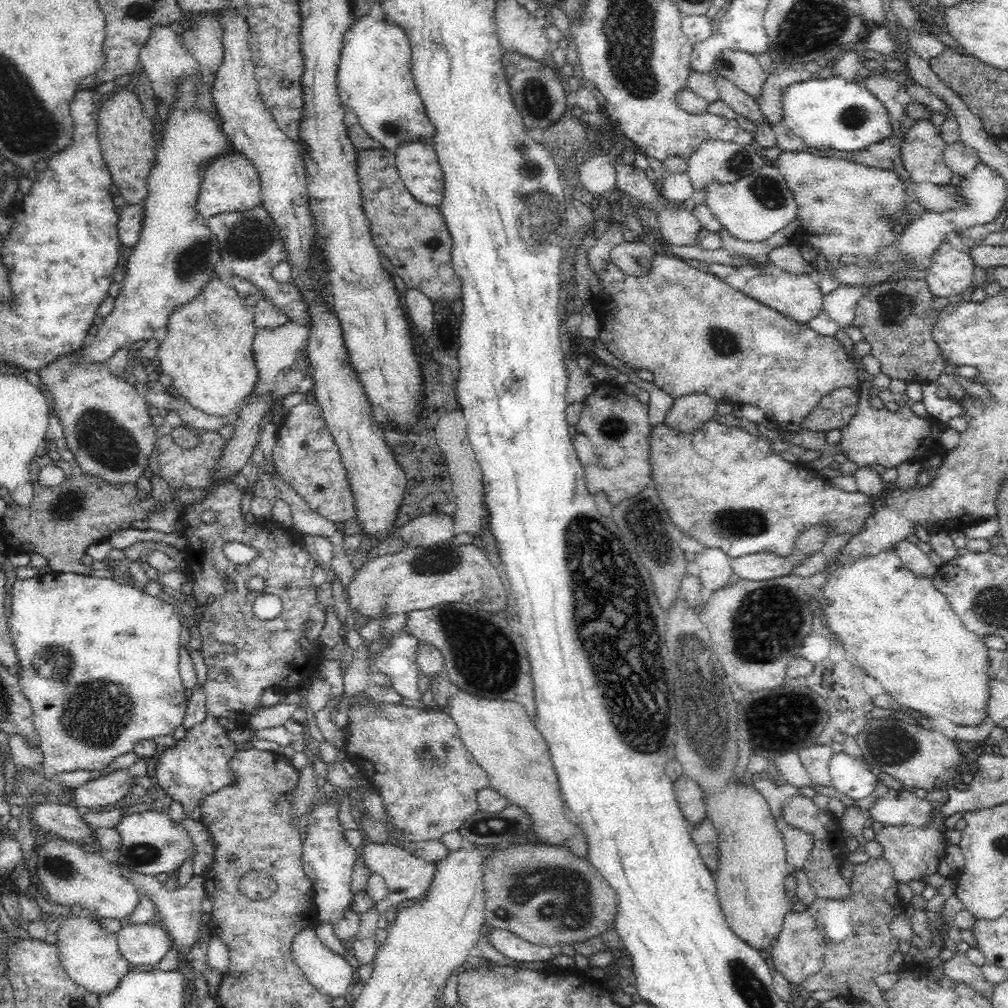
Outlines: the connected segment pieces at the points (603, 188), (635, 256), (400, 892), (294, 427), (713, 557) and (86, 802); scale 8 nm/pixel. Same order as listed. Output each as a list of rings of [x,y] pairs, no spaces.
[[[598,154],[579,166],[579,179],[581,184],[597,199],[612,196],[616,182],[616,171],[611,164],[612,154]]]
[[[635,240],[632,243],[626,243],[616,246],[611,252],[611,262],[617,265],[625,274],[632,277],[642,277],[651,268],[652,248]]]
[[[365,837],[361,851],[371,872],[382,876],[388,886],[388,894],[383,900],[375,904],[378,918],[384,916],[384,912],[389,906],[398,905],[399,902],[404,900],[418,901],[426,894],[426,890],[428,890],[428,886],[432,882],[432,874],[434,874],[434,865],[432,863],[414,856],[410,851],[397,847],[394,842],[380,844]]]
[[[307,400],[288,410],[289,416],[279,427],[272,451],[275,469],[282,478],[319,515],[341,527],[355,518],[355,502],[339,448],[323,419],[321,408]]]
[[[705,547],[702,552],[692,556],[691,559],[698,564],[700,569],[698,578],[701,583],[701,596],[703,601],[706,602],[714,591],[727,586],[728,579],[732,574],[732,560],[719,548]]]
[[[143,759],[127,769],[119,769],[108,775],[83,783],[75,788],[72,805],[81,811],[114,804],[129,792],[134,776],[146,776],[146,763]]]

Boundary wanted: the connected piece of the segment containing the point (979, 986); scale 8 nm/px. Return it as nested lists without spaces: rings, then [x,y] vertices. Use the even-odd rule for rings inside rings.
[[[964,954],[943,961],[943,974],[954,982],[964,982],[980,993],[986,1000],[991,1000],[994,994],[992,983],[988,982],[983,975],[981,967],[974,965]]]

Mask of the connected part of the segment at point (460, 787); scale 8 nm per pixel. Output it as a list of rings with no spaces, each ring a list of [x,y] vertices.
[[[363,700],[360,704],[346,706],[345,716],[346,750],[343,757],[354,763],[368,784],[381,795],[387,813],[402,832],[405,842],[439,840],[446,832],[461,827],[462,820],[479,809],[477,792],[489,788],[488,775],[465,747],[455,720],[445,709],[420,709],[402,703]]]

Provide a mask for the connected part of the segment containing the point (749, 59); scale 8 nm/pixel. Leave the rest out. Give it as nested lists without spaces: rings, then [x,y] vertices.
[[[726,49],[717,56],[715,70],[724,80],[733,82],[739,90],[756,100],[764,94],[768,74],[756,55]]]

